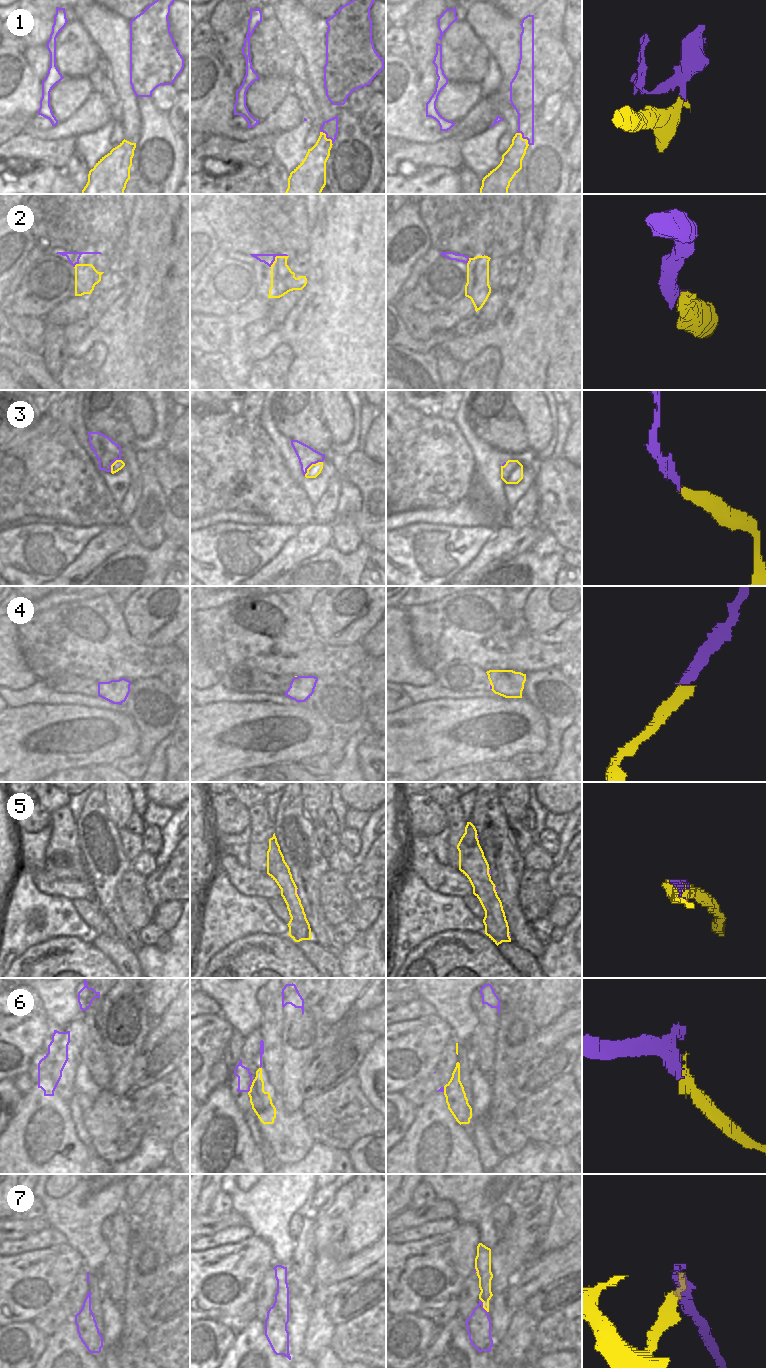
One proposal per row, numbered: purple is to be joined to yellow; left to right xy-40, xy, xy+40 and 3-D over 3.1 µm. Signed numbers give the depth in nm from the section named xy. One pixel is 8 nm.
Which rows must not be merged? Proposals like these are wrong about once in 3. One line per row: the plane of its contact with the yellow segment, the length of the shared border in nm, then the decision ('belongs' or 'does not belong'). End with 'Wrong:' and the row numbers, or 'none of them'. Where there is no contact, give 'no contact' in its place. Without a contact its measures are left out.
1: xy+40 | 140 nm | does not belong
2: xy | 170 nm | belongs
3: xy | 190 nm | belongs
4: xy+40 | 40 nm | belongs
5: xy | 60 nm | belongs
6: xy | 100 nm | belongs
7: xy+40 | 130 nm | does not belong
Wrong: 1, 7

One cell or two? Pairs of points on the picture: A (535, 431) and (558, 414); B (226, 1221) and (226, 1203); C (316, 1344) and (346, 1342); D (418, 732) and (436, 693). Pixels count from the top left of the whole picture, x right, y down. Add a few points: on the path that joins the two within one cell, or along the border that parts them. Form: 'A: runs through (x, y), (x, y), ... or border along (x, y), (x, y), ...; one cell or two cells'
A: border along (546, 400), (550, 413), (549, 442); two cells
B: border along (232, 1208), (221, 1214), (208, 1213); two cells
C: border along (336, 1326), (330, 1346); two cells
D: border along (457, 699), (427, 699), (412, 704); two cells

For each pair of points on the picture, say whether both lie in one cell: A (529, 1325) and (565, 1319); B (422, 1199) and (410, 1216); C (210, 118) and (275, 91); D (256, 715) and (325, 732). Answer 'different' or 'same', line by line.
A: different
B: different
C: different
D: same

